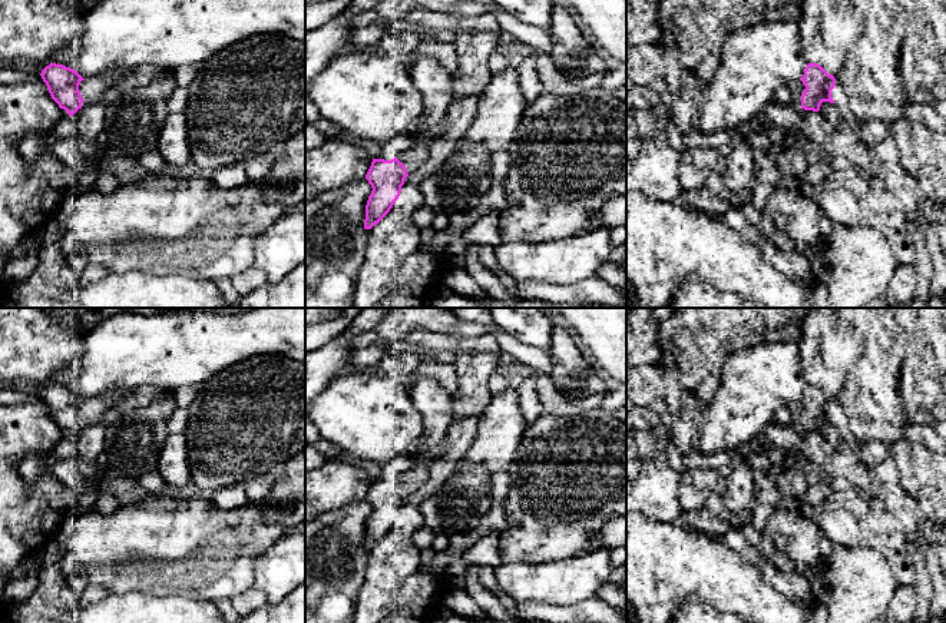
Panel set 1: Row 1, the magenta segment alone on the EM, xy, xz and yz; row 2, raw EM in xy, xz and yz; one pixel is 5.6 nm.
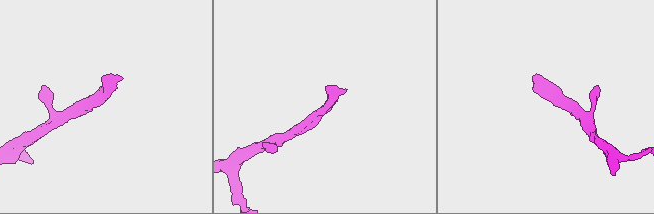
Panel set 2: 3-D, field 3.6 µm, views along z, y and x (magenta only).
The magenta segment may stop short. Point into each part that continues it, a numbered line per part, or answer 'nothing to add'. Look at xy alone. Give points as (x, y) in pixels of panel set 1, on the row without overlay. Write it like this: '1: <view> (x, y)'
1: xy (92, 410)

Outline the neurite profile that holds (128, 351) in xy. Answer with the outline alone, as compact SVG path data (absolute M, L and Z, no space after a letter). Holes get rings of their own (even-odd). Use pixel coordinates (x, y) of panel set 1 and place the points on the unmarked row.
M251 308L231 315L211 311L116 314L85 332L80 368L76 372L69 367L60 368L53 375L53 384L76 391L83 400L143 387L173 391L199 385L225 368L259 355L282 355L305 362L305 308Z

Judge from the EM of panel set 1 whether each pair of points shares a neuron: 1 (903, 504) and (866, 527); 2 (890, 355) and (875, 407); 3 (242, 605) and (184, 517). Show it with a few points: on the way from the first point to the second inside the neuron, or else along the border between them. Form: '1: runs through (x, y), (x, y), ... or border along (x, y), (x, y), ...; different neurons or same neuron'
1: border along (886, 507), (905, 522); different neurons
2: runs through (880, 368), (875, 384), (875, 394); same neuron
3: border along (252, 586), (232, 599); different neurons

